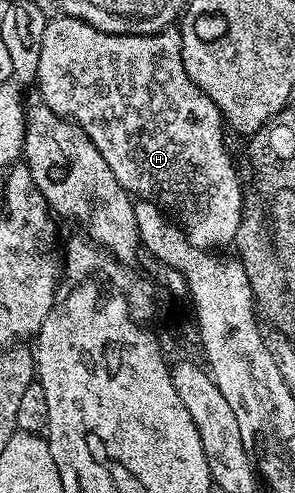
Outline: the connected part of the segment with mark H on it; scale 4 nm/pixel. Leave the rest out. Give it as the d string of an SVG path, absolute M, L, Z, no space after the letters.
M55 16L48 21L45 36L41 40L41 61L37 63L35 76L37 87L39 86L38 97L49 108L53 108L53 112L76 122L85 132L85 136L89 136L89 140L93 140L93 144L97 144L97 152L101 152L105 164L109 164L113 176L117 176L117 180L125 187L128 194L159 206L159 209L174 219L191 244L199 249L219 252L223 250L222 246L230 247L234 243L237 228L241 228L241 220L245 213L243 186L239 183L235 162L231 159L230 152L227 151L226 140L223 139L223 130L225 131L223 114L217 108L217 104L213 104L213 100L209 100L209 96L205 96L205 92L201 92L201 88L197 88L197 84L193 84L193 80L185 72L183 36L178 29L168 28L156 34L110 34L93 28L93 24L82 22L80 18Z

